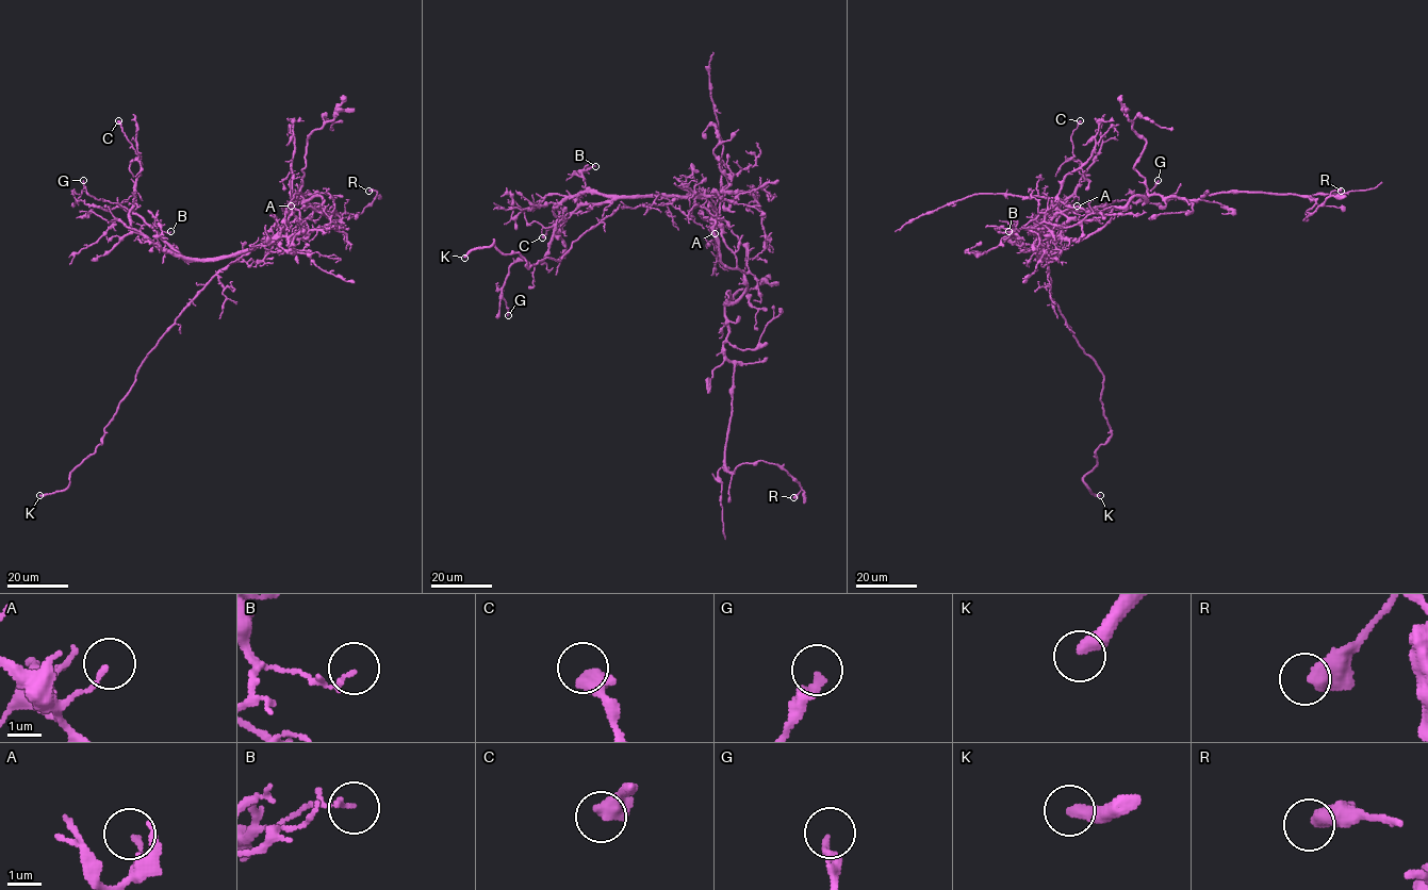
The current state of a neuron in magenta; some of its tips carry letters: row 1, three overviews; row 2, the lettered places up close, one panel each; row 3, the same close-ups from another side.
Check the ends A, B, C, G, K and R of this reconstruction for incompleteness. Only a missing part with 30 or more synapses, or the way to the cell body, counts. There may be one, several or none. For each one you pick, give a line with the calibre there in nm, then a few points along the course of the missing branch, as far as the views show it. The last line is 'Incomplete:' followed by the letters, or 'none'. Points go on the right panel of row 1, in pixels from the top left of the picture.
K: 380 nm
Incomplete: K

